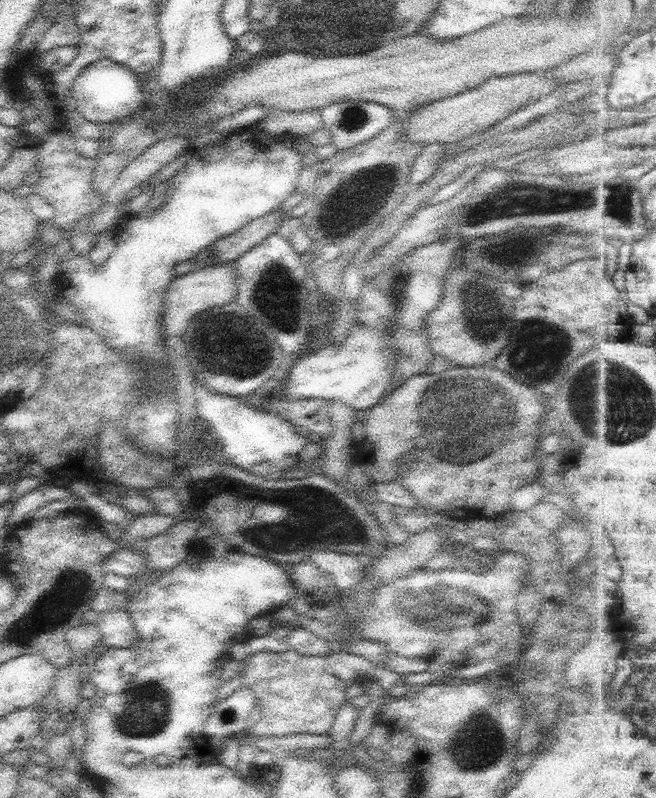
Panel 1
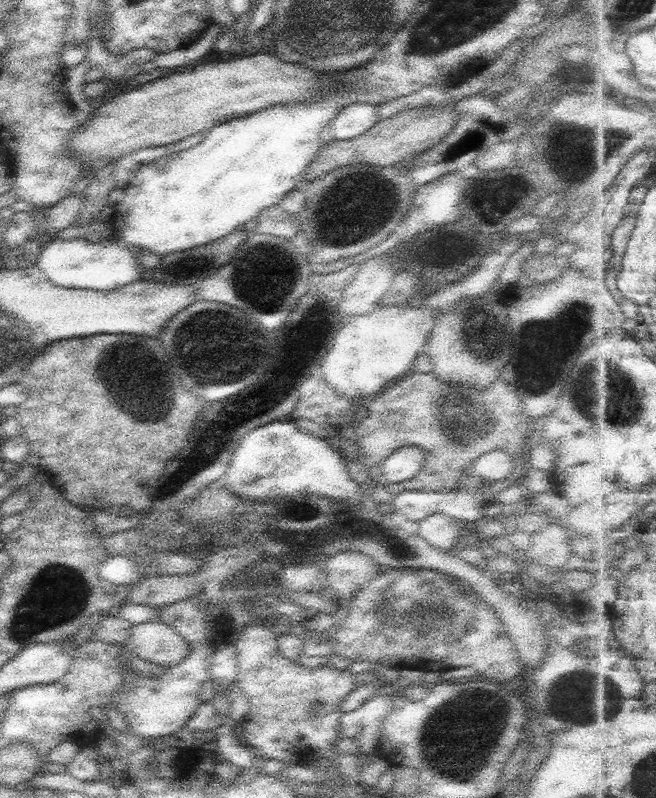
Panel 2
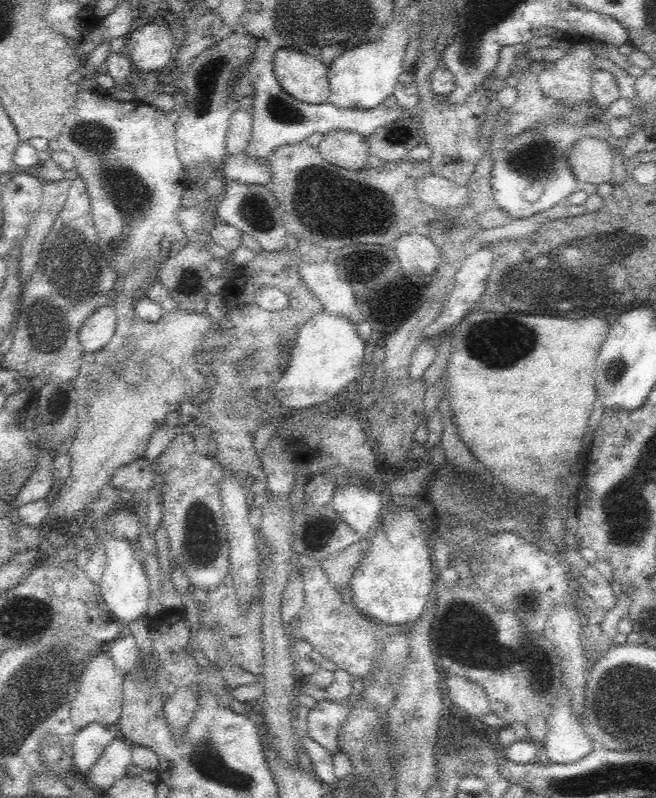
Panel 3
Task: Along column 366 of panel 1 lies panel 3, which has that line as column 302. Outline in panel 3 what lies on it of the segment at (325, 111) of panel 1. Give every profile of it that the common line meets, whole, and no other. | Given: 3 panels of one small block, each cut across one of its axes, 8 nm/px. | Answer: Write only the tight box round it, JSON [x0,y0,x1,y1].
[246,39,407,156]

